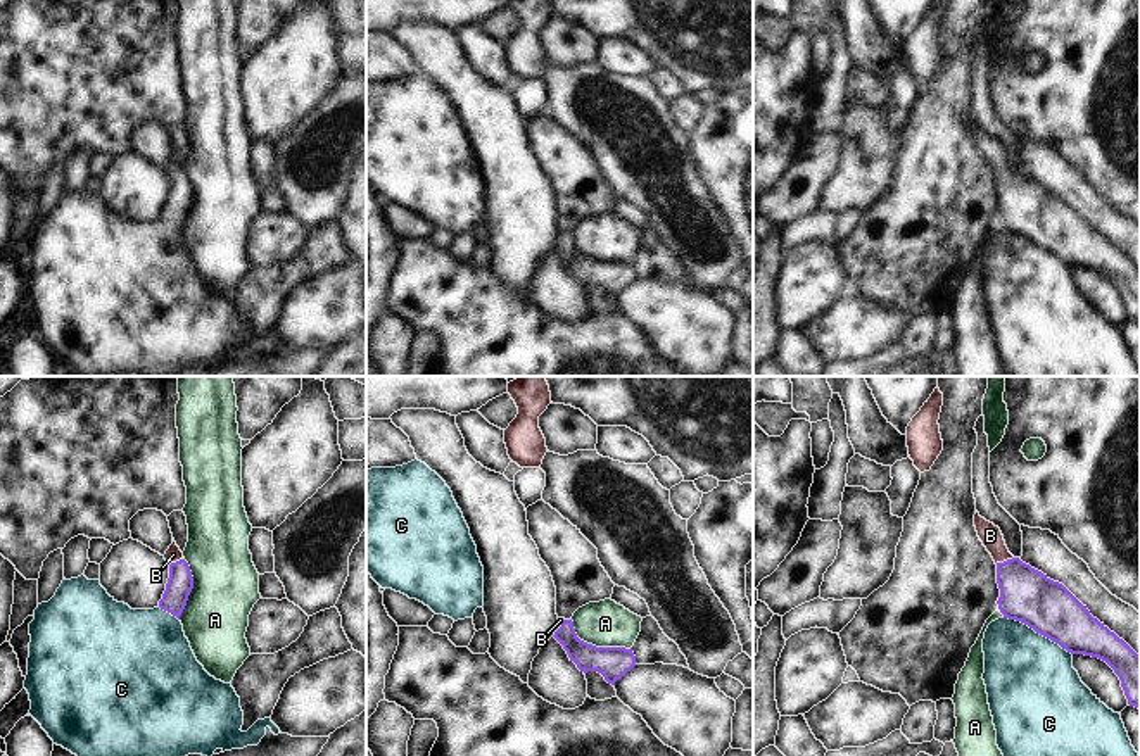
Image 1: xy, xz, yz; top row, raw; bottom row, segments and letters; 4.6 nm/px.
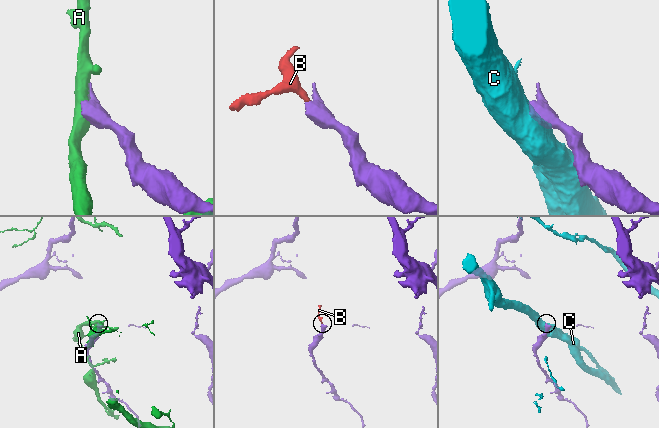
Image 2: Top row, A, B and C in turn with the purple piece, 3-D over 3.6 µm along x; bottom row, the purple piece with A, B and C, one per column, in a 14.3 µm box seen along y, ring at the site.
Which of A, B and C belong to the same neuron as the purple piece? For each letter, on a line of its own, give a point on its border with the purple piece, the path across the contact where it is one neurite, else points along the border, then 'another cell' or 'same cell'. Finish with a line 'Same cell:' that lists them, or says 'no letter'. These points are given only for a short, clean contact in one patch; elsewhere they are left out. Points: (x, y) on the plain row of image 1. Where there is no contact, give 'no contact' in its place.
A: meets purple in xz at (595, 259); another cell
B: meets purple in yz at (1004, 175); runs through yz (1026, 207), (1004, 175), (990, 149); same cell
C: meets purple in yz at (1037, 245); border along yz (1002, 230), (1026, 237), (1071, 268); another cell
Same cell: B

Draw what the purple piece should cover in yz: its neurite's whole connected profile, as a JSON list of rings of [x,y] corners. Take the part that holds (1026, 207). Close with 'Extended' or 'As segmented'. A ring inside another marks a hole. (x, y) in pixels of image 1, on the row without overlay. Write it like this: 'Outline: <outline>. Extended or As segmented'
Outline: [[[978,124],[974,140],[997,178],[997,217],[1004,231],[1028,238],[1071,268],[1105,274],[1119,290],[1128,318],[1140,323],[1140,269],[1093,231],[1062,197],[1014,171],[1000,142]]]. Extended

